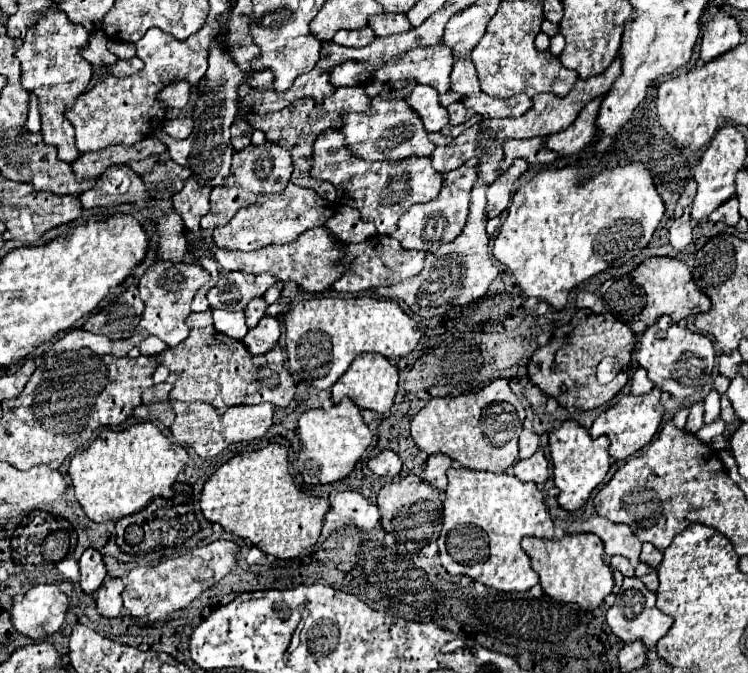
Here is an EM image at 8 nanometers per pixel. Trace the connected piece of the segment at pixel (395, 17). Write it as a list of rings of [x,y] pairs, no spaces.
[[[380,14],[370,18],[370,28],[376,32],[378,38],[390,36],[390,34],[398,34],[404,30],[412,30],[406,14]]]

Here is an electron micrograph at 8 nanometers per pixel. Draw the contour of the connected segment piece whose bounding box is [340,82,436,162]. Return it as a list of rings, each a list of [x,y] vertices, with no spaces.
[[[408,82],[398,92],[382,92],[370,102],[370,108],[362,114],[344,114],[342,128],[346,138],[346,148],[362,158],[362,160],[386,160],[386,162],[398,162],[406,160],[410,156],[430,156],[434,152],[434,144],[428,140],[428,132],[424,130],[420,118],[410,110],[404,96],[410,94],[412,82]]]

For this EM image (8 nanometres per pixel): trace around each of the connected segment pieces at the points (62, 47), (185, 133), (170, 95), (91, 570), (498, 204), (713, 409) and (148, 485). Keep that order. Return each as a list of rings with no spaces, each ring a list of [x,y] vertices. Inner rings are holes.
[[[56,6],[50,8],[50,14],[38,20],[34,28],[28,30],[24,44],[18,48],[16,56],[22,64],[22,86],[28,92],[38,96],[38,110],[42,116],[42,138],[48,146],[58,150],[58,160],[72,164],[78,160],[80,152],[74,144],[74,128],[64,116],[66,110],[88,90],[92,80],[92,66],[80,56],[80,50],[86,48],[90,34],[78,26],[70,24],[64,12],[58,12]]]
[[[174,118],[174,120],[164,122],[164,124],[162,124],[162,130],[164,130],[168,136],[172,136],[172,138],[184,140],[184,138],[190,136],[192,126],[194,126],[192,118]]]
[[[178,80],[178,82],[172,82],[170,86],[166,86],[160,94],[160,102],[168,108],[184,108],[188,104],[188,98],[190,98],[190,84],[186,80]]]
[[[88,548],[80,558],[80,588],[86,594],[94,594],[106,576],[106,566],[102,562],[102,554],[94,548]]]
[[[514,160],[514,164],[500,176],[496,178],[488,192],[486,192],[486,218],[496,218],[500,216],[508,206],[510,206],[510,200],[512,200],[512,194],[514,194],[514,184],[518,182],[518,178],[528,170],[528,164],[526,160]]]
[[[712,390],[704,398],[704,424],[712,424],[720,418],[720,396],[716,390]]]
[[[144,422],[120,432],[102,430],[84,452],[70,460],[68,474],[86,516],[100,524],[136,514],[154,498],[172,498],[172,486],[186,464],[186,448],[172,444],[154,424]]]

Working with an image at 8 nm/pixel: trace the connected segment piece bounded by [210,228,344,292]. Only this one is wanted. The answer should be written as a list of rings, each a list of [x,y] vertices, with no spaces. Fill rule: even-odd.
[[[314,228],[304,232],[296,242],[290,242],[286,246],[264,246],[254,252],[240,252],[240,250],[226,250],[218,246],[210,246],[212,256],[226,272],[246,272],[246,274],[262,274],[268,272],[284,282],[296,282],[300,288],[308,292],[324,292],[328,290],[338,276],[342,274],[342,268],[336,266],[338,258],[344,252],[342,244],[336,244],[332,234],[326,228]]]

